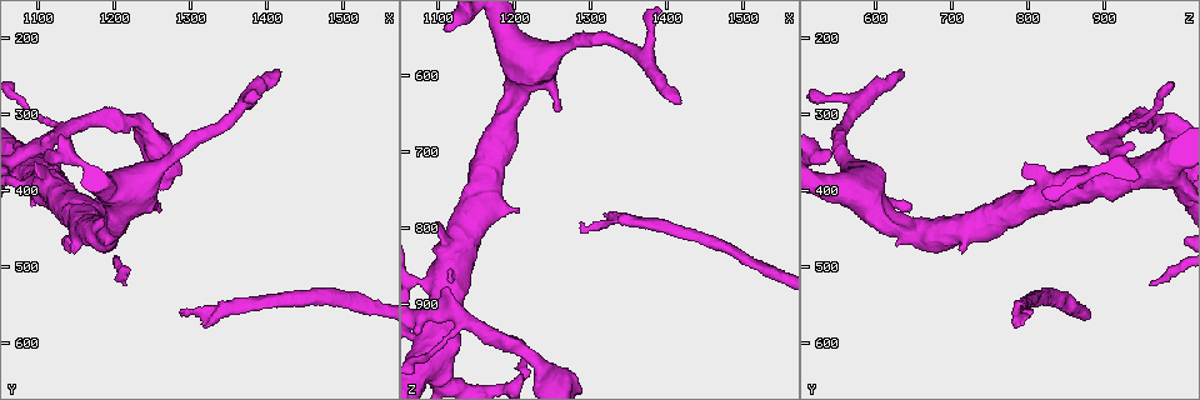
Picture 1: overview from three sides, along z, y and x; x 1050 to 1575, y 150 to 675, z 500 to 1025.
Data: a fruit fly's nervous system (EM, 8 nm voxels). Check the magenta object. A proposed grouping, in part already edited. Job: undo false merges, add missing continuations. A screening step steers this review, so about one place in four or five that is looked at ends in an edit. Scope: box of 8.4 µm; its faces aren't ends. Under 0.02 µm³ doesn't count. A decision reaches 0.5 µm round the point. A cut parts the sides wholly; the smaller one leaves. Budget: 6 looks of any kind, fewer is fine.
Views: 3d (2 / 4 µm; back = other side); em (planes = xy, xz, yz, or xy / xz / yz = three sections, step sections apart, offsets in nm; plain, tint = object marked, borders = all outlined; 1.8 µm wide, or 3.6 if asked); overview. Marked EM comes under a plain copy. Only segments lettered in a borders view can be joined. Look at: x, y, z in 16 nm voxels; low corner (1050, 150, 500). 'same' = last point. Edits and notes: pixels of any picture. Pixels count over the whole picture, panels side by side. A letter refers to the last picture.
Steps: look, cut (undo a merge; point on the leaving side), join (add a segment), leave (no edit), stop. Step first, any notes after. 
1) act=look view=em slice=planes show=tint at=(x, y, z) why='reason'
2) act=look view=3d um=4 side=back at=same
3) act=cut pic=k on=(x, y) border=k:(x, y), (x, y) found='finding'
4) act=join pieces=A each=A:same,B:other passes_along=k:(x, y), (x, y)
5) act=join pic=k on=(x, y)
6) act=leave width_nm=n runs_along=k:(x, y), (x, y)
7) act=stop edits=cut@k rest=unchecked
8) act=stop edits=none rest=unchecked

act=look view=em slice=planes show=borders at=(1410, 245, 635) why='free end'

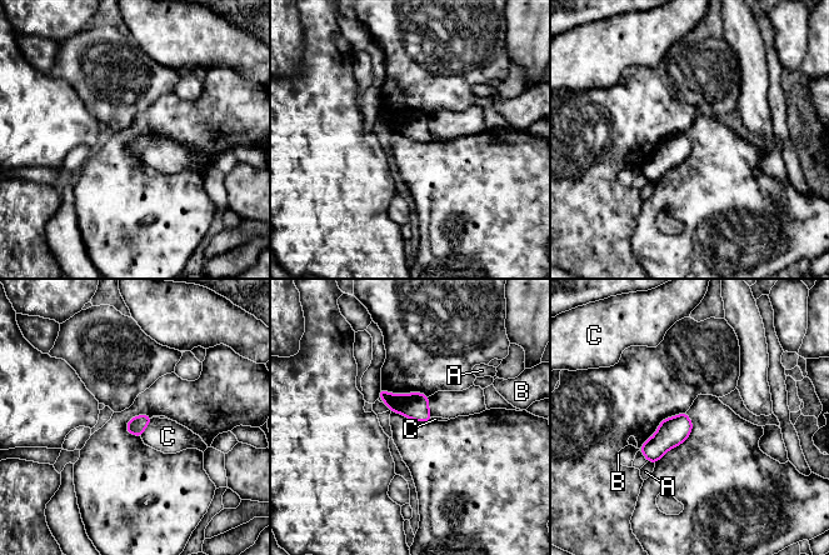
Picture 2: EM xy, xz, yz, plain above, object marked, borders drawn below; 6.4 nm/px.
act=leave longest_contact=C:140nm each=A:other,B:other,C:other border=2:(151, 419), (140, 436) found='no lettered segment goes on from it'

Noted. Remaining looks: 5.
act=look view=3d um=4 side=back at=(1210, 425, 595) why='thick turns thin'

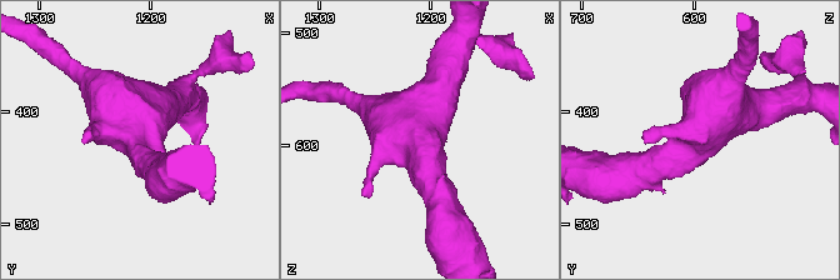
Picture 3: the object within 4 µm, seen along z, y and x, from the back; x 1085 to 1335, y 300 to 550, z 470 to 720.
act=look view=em um=3.6 slice=yz step=4 show=borders at=(1210, 430, 594)

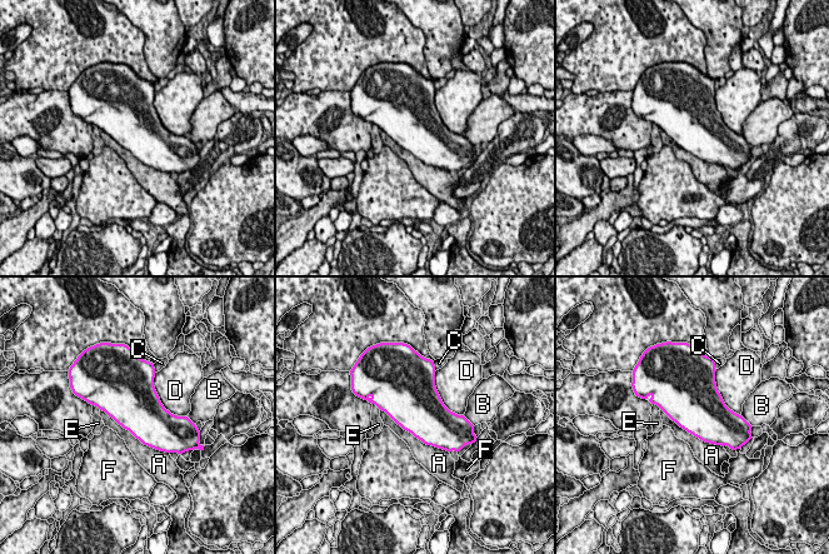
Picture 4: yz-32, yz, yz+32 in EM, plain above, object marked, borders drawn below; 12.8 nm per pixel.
act=leave width_nm=650 longest_contact=A:950nm each=A:other,B:other,C:other,D:other,E:other,F:other found='one cell here'

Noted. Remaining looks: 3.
act=look view=3d um=4 at=(1100, 385, 995) why='sudden change in width'

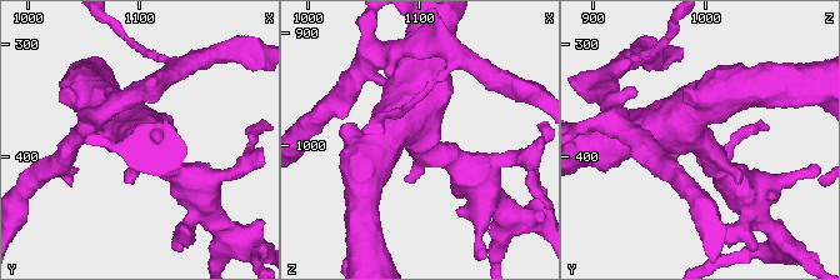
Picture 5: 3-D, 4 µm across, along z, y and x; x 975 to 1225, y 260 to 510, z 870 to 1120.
act=look view=em um=3.6 slice=planes show=borders at=(1098, 388, 992)

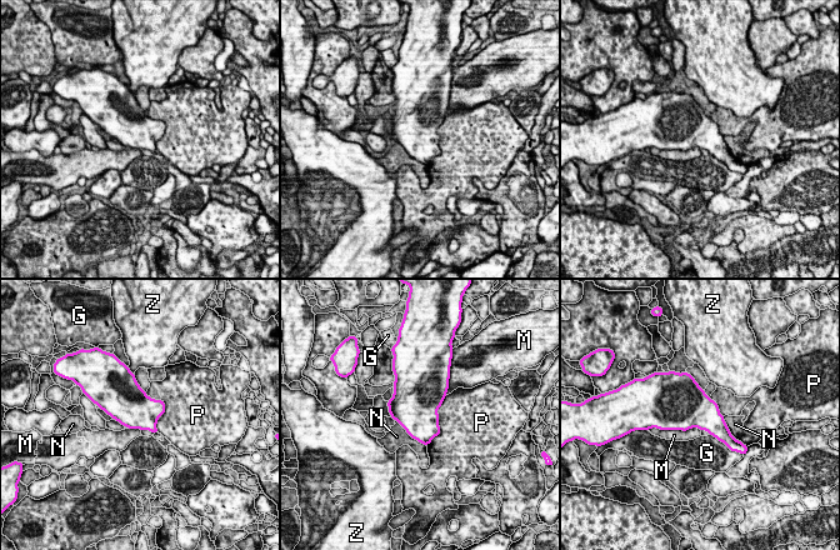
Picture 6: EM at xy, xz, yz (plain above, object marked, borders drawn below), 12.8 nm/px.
act=cut pic=6 on=(674, 396) width_nm=480 each=G:other,M:other,N:other,P:other,Z:other border=6:(688, 383), (689, 404), (658, 415) found='two cells meet here'

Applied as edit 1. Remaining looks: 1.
act=stop edits=cut@6 rest=unchecked

